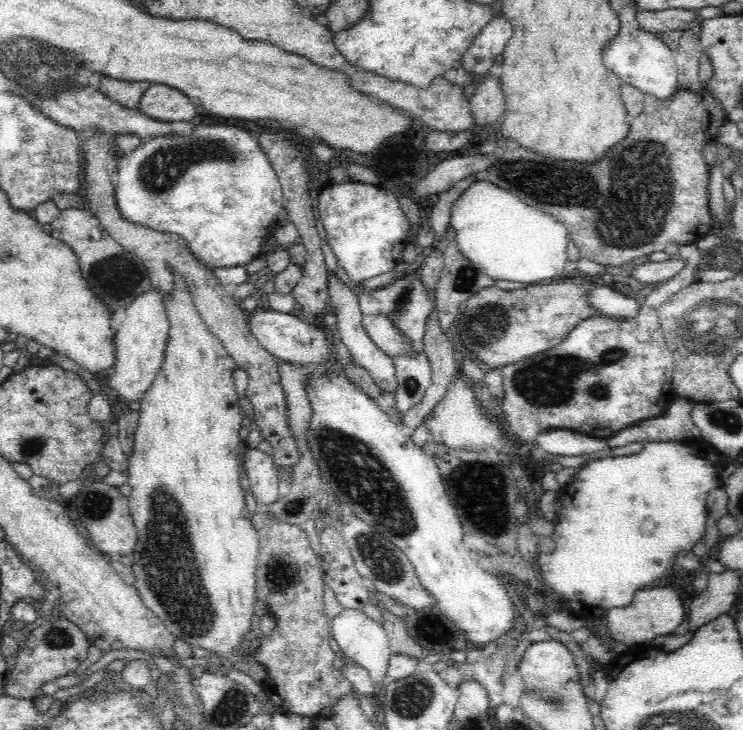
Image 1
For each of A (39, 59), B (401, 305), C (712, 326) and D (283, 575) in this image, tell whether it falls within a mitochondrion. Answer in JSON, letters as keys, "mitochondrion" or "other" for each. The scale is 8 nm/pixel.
{"A":"mitochondrion","B":"mitochondrion","C":"mitochondrion","D":"mitochondrion"}

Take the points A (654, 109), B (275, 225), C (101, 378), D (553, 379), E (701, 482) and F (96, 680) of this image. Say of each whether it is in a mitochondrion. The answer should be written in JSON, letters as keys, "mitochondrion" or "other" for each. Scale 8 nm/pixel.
{"A":"other","B":"other","C":"other","D":"mitochondrion","E":"other","F":"other"}

